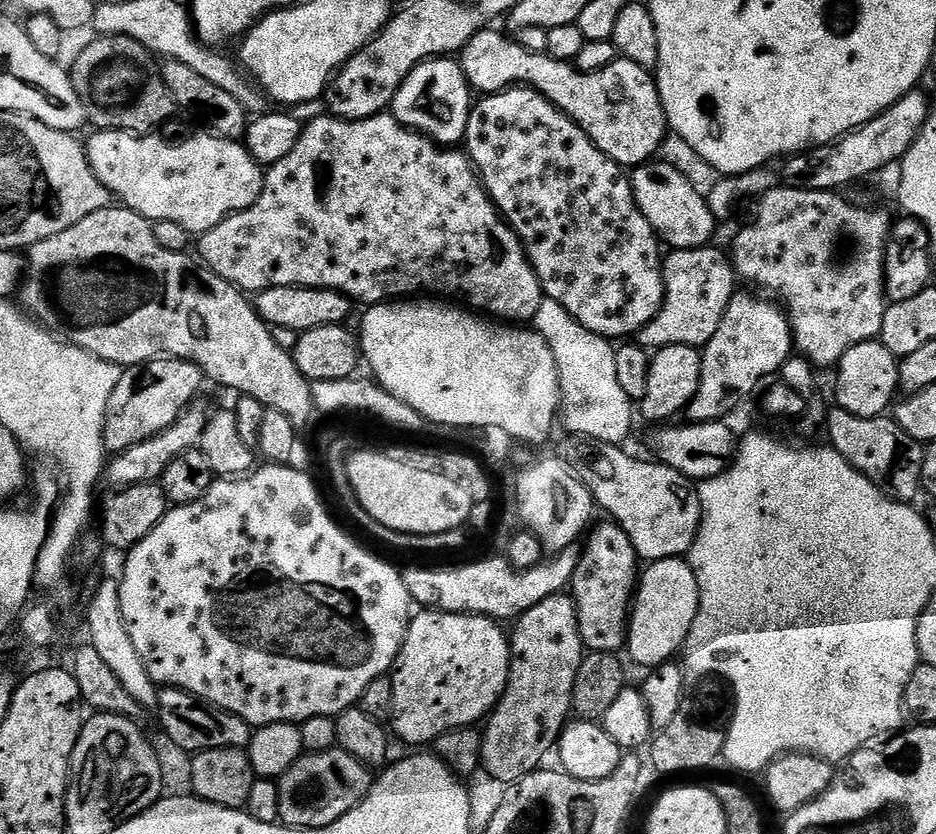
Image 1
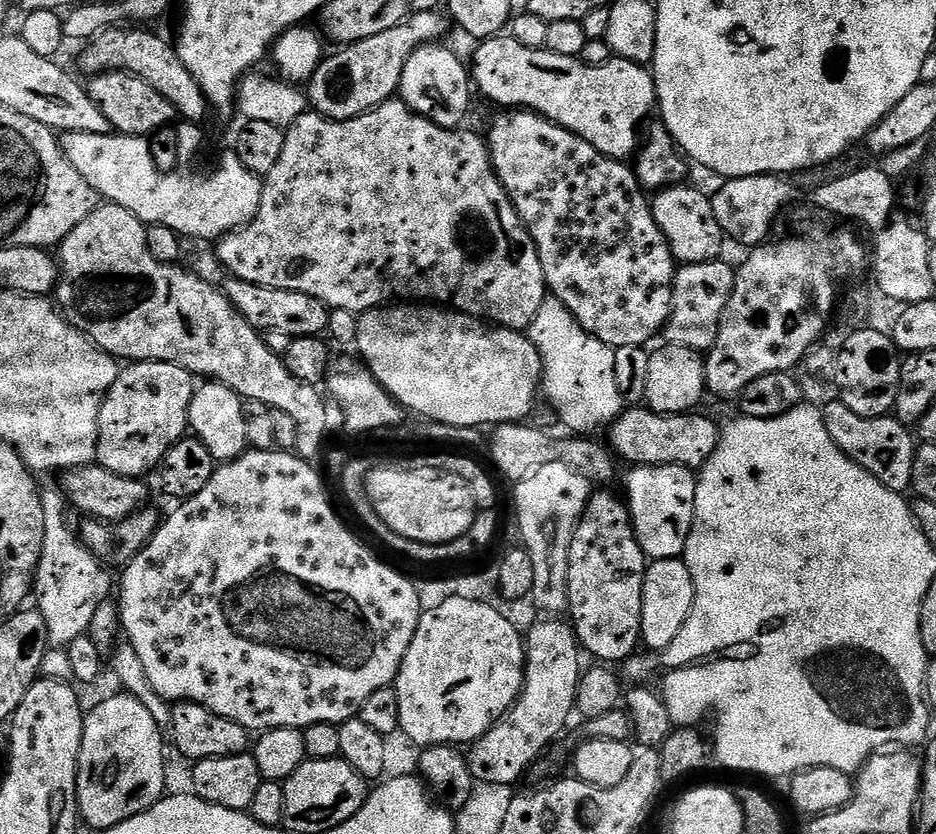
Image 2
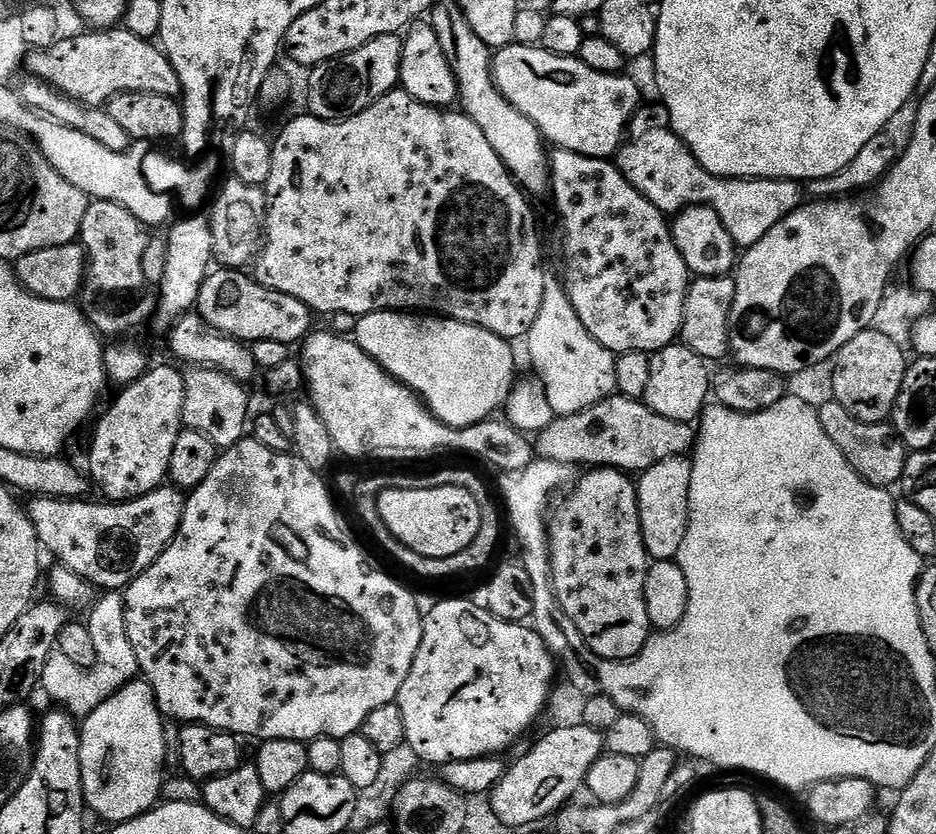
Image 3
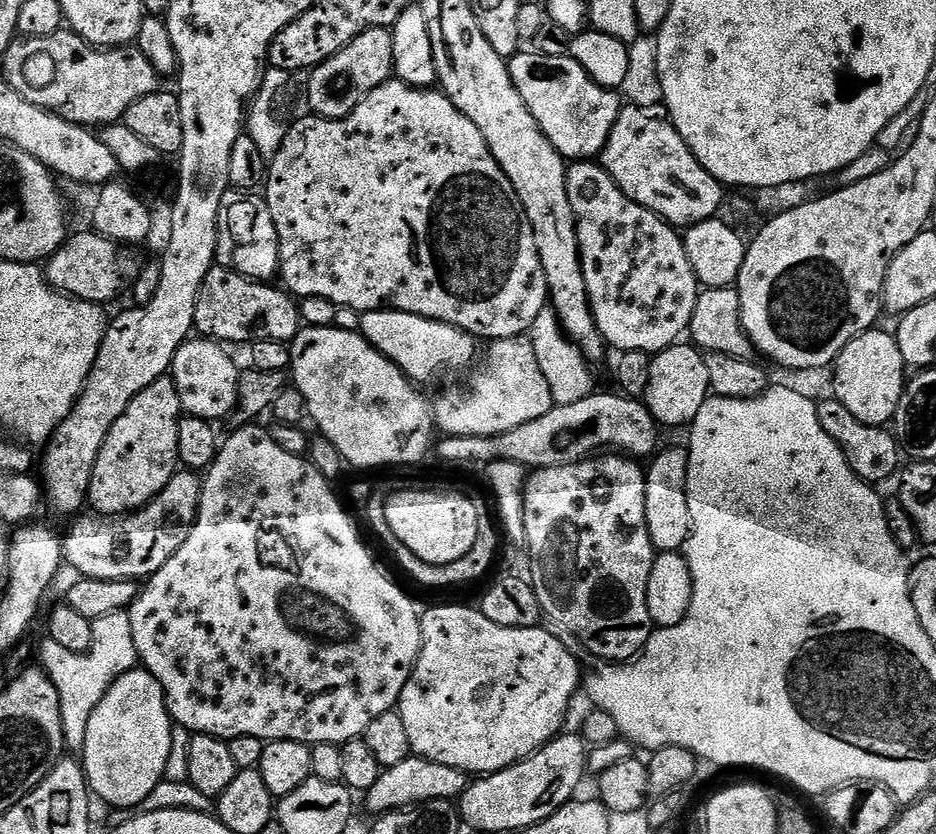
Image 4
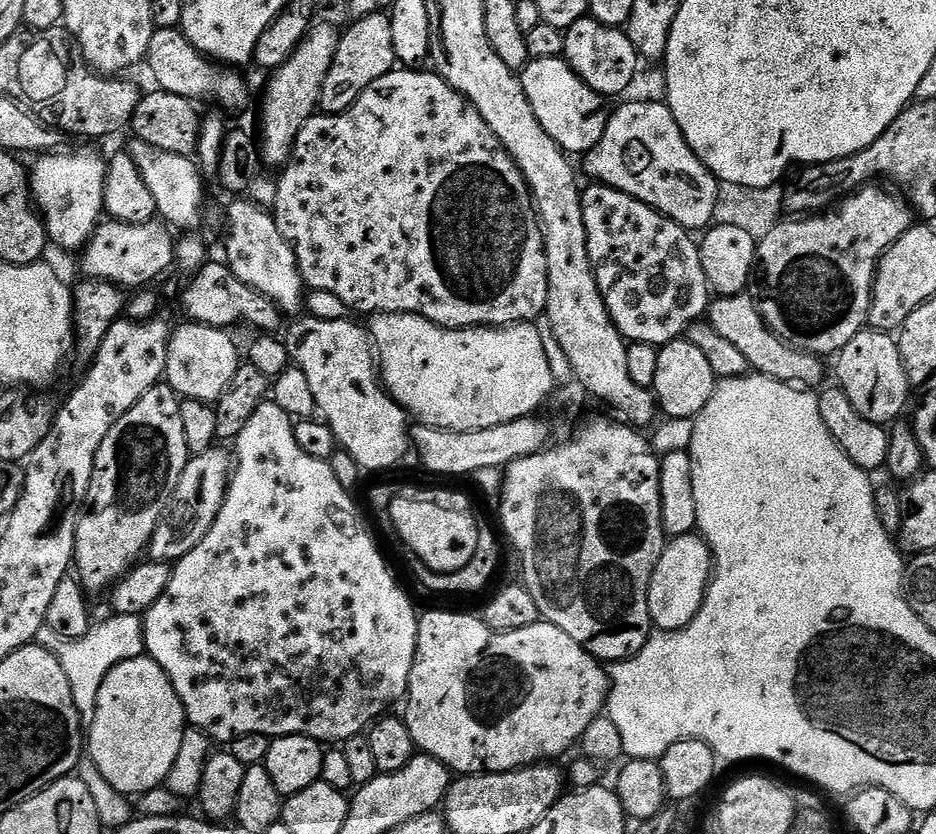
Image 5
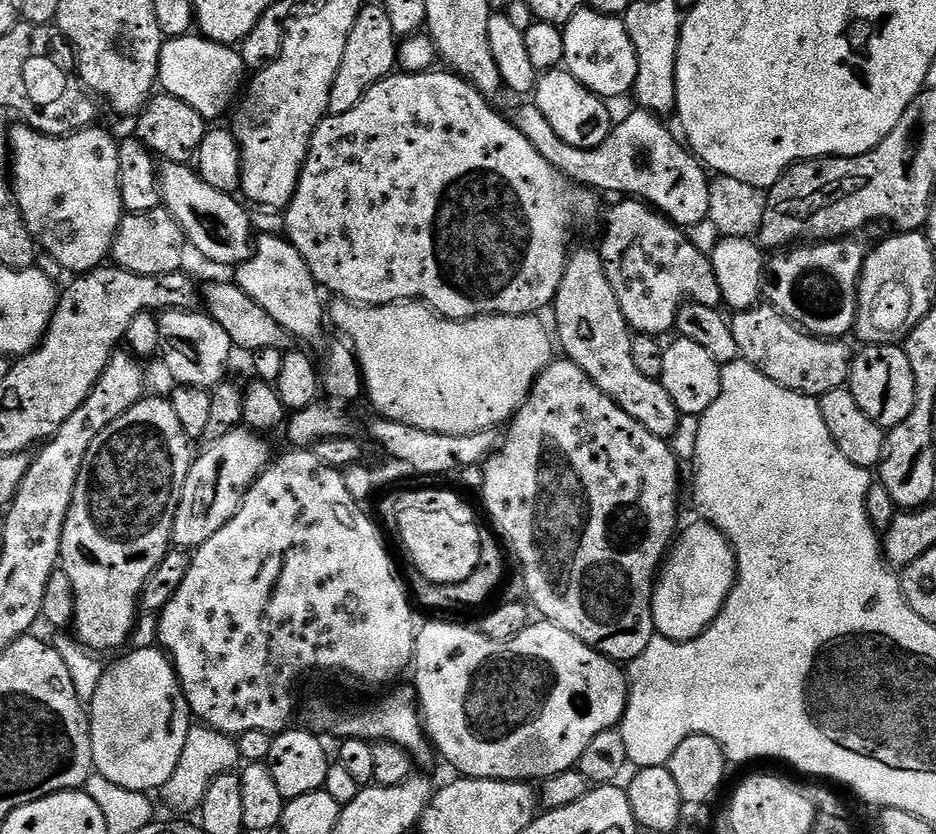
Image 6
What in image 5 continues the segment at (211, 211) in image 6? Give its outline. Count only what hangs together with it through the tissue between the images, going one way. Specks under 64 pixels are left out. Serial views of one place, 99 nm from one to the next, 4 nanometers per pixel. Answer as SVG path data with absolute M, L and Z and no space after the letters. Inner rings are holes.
M133 139L131 143L126 148L128 157L134 162L138 174L142 176L142 182L150 190L159 219L176 230L196 230L200 224L200 215L204 212L204 186L200 182L202 174L197 165L189 157L166 154L154 146L146 146L146 142L141 140Z

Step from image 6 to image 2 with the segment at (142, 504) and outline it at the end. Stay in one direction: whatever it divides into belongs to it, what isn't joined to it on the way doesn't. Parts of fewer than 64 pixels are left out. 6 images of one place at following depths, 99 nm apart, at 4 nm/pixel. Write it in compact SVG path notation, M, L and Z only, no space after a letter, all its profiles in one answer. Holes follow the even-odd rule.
M142 360L121 367L114 386L110 386L108 396L104 400L104 405L100 411L100 417L98 418L98 442L96 443L95 463L101 464L106 470L114 470L114 474L122 474L123 476L144 478L147 477L147 472L155 473L157 469L159 469L161 462L166 458L166 454L169 450L171 450L179 440L185 439L186 433L189 431L188 411L190 410L193 393L194 377L192 373L177 364L167 364L166 362L158 362L157 360Z

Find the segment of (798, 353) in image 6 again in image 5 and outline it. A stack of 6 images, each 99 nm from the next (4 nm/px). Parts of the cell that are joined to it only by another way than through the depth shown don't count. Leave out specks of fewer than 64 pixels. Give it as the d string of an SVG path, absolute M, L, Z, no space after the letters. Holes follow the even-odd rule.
M748 294L713 299L706 313L706 320L722 338L726 338L726 342L736 346L739 353L746 357L749 369L753 373L796 386L816 386L812 384L825 383L824 368L820 365L823 364L821 357L811 356L808 352L799 352L797 348L790 347L773 332L768 331L764 320L760 317L759 307Z

